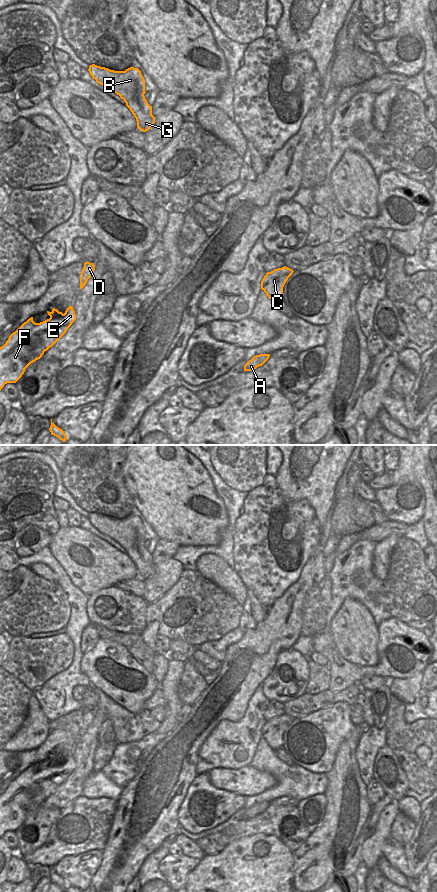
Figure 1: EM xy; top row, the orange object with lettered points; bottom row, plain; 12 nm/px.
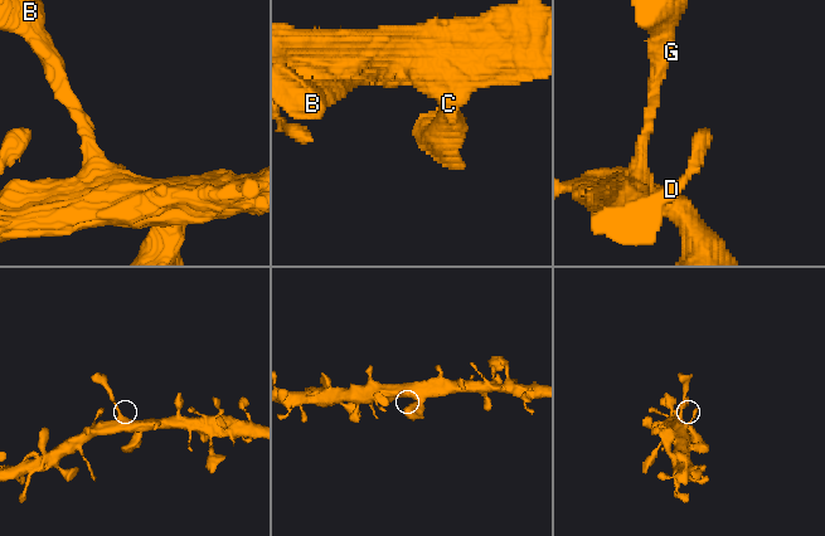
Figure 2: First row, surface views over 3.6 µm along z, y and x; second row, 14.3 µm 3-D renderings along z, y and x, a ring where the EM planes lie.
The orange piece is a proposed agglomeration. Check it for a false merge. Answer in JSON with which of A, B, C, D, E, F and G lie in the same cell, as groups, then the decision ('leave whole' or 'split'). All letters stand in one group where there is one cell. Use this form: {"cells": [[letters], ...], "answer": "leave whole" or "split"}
{"cells": [["A", "B", "C", "D", "E", "F", "G"]], "answer": "leave whole"}

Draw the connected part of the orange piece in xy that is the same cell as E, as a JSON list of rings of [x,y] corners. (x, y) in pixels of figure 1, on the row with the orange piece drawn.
[[[73,306],[64,314],[55,308],[47,313],[50,318],[40,323],[29,318],[0,347],[0,391],[5,384],[16,383],[25,369],[40,359],[76,320]]]

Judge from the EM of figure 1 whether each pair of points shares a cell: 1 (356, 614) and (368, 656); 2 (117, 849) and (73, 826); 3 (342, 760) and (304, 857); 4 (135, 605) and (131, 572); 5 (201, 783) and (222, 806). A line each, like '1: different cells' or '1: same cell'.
1: same cell
2: different cells
3: same cell
4: different cells
5: same cell

